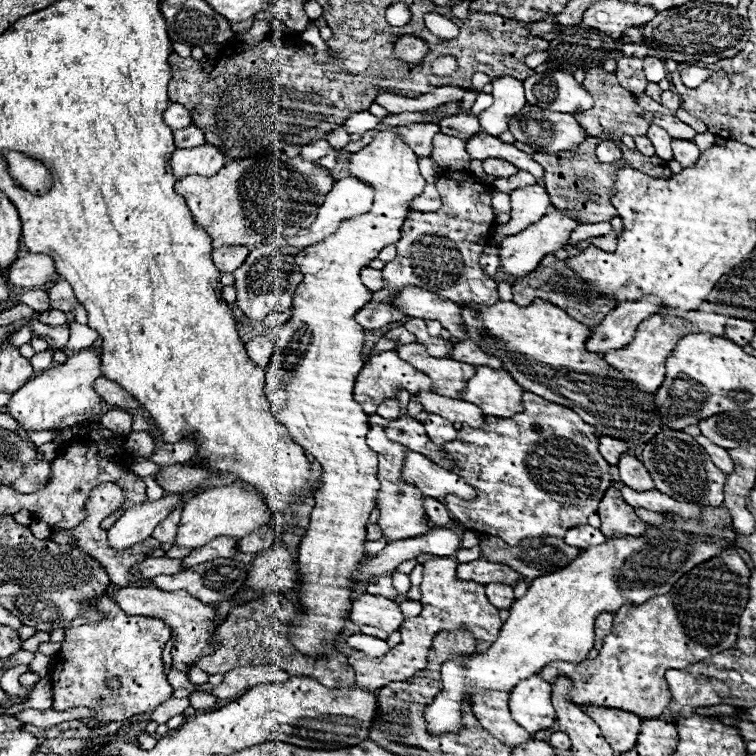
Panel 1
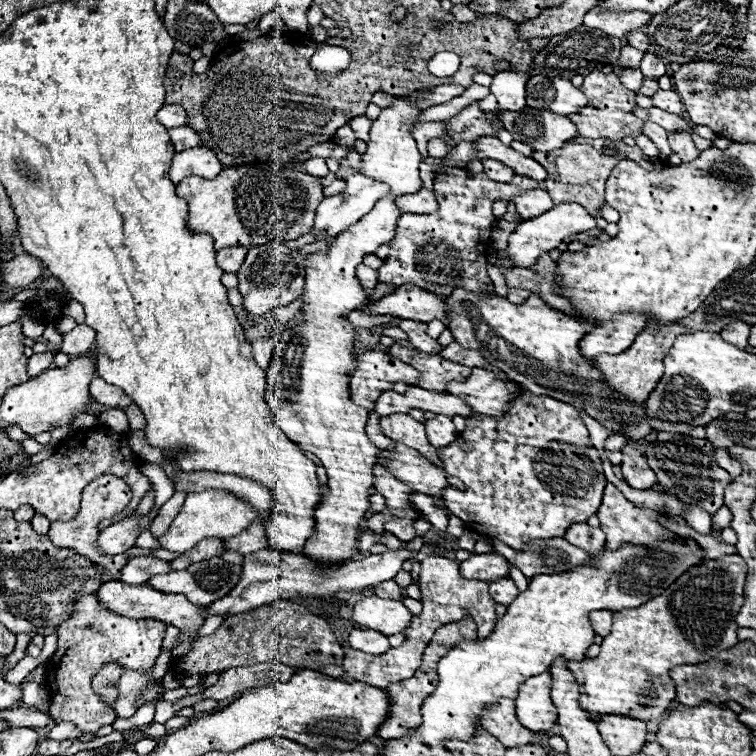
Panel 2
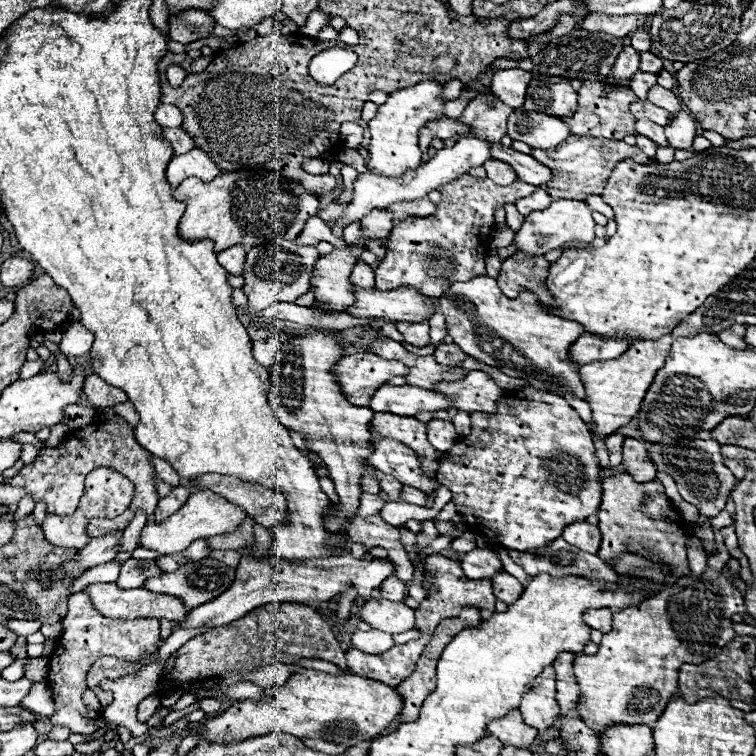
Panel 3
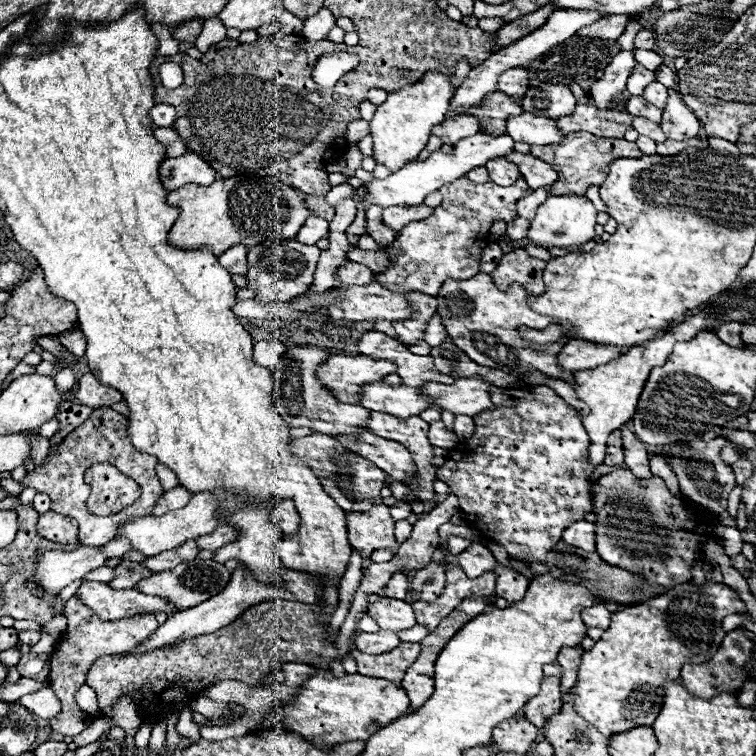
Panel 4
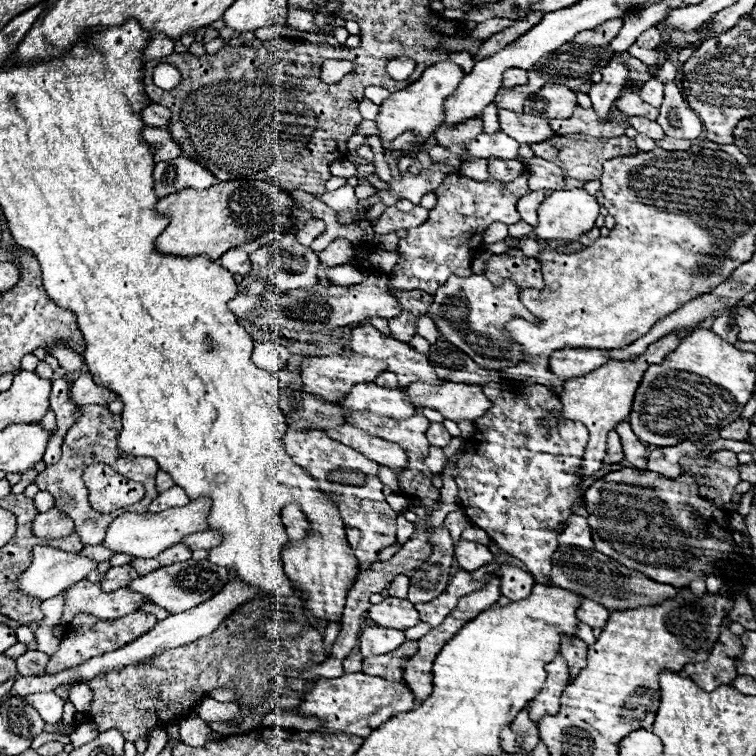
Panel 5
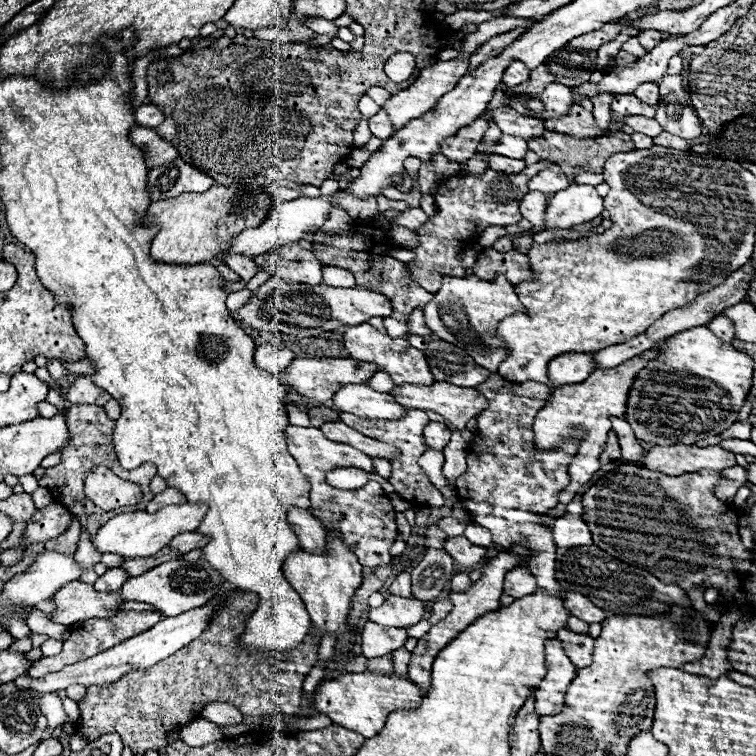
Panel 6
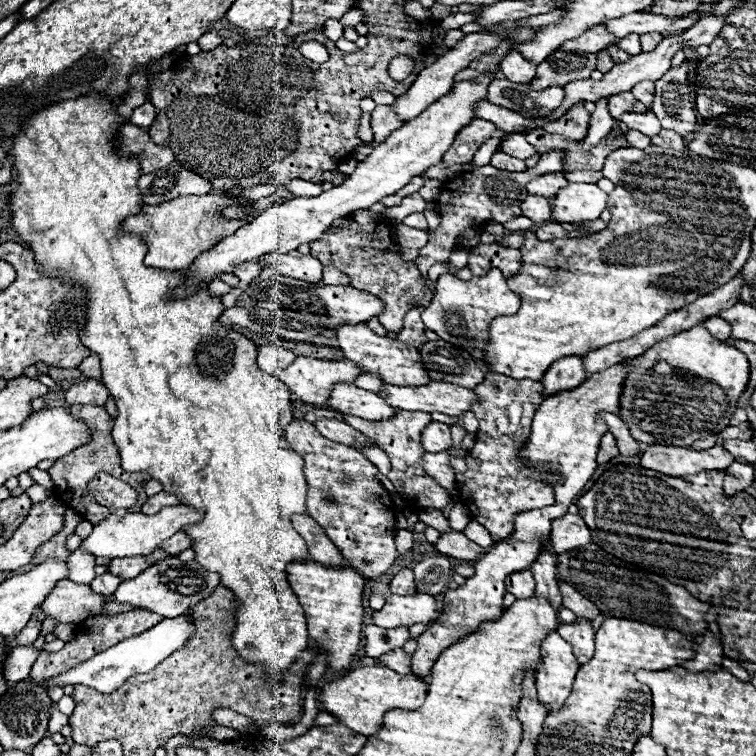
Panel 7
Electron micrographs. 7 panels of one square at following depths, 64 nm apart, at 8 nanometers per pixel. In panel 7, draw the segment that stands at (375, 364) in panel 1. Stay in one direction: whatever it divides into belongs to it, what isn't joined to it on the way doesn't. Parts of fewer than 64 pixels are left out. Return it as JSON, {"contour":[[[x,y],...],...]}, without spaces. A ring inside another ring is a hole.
{"contour":[[[298,356],[286,370],[276,372],[276,376],[306,404],[326,404],[328,392],[338,382],[352,382],[362,370],[348,360],[318,360]]]}

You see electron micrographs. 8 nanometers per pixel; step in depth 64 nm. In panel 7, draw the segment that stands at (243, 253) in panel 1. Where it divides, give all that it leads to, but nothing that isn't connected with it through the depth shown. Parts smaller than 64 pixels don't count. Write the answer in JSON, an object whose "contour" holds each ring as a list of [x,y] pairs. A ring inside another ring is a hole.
{"contour":[[[244,262],[244,264],[236,266],[236,270],[234,270],[234,274],[240,278],[242,286],[254,282],[260,276],[260,272],[262,272],[262,266],[258,262]]]}

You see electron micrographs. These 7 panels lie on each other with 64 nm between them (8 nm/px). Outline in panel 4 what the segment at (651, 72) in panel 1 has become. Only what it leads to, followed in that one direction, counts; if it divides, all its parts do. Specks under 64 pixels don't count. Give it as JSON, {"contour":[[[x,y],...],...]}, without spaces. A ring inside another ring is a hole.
{"contour":[[[634,48],[632,54],[634,54],[636,62],[640,62],[648,70],[656,70],[662,64],[662,56],[652,52],[652,50],[638,50],[638,48]]]}

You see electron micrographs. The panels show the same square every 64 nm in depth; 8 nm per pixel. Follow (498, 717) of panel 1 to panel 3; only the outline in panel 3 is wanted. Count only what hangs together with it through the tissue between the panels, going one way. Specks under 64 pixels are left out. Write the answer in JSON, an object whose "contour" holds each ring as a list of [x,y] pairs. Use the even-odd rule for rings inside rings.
{"contour":[[[512,712],[504,718],[498,718],[490,722],[488,726],[490,734],[496,736],[504,746],[514,746],[514,748],[527,748],[531,746],[538,731],[522,722],[520,712]]]}

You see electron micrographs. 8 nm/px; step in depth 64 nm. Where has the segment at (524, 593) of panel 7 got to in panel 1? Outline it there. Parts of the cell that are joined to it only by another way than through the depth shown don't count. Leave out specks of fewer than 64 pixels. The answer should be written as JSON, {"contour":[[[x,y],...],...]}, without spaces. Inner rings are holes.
{"contour":[[[488,584],[486,586],[486,596],[496,608],[510,608],[514,600],[514,588],[508,584]]]}

